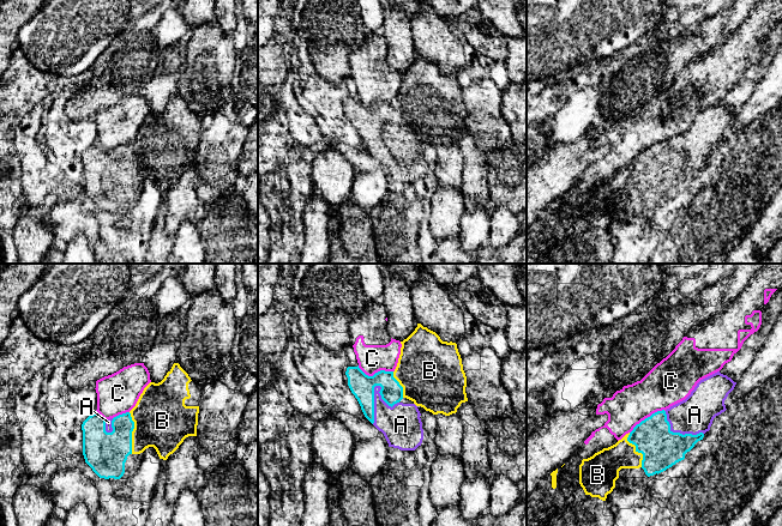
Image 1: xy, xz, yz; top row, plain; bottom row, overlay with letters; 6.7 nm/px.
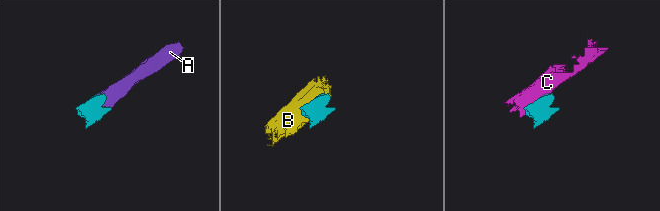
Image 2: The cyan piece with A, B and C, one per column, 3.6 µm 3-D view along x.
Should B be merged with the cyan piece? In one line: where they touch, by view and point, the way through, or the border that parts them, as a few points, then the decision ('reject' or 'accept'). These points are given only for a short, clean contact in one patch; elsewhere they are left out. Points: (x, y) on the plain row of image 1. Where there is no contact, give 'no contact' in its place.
meets cyan in xy at (131, 164); reject

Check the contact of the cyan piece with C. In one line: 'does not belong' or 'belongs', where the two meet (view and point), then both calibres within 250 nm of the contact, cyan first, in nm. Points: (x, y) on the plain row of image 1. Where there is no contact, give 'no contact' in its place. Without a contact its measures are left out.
does not belong | yz (648, 149) | 260/280 nm

